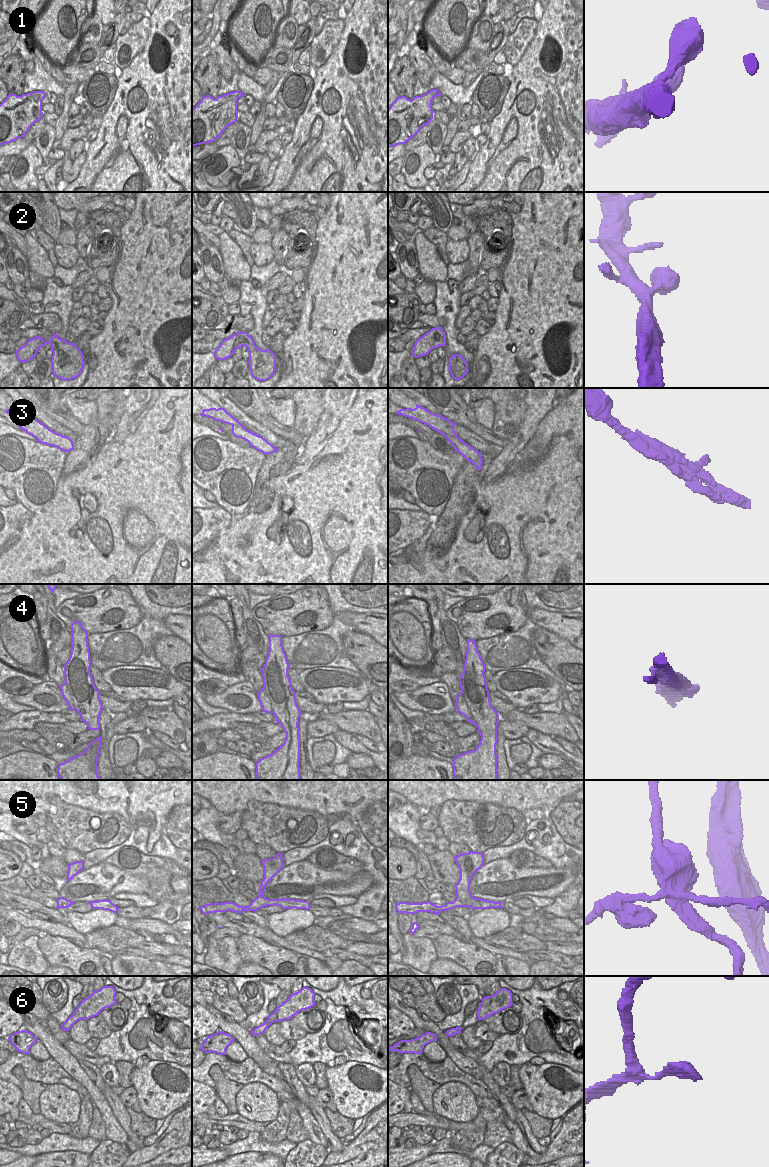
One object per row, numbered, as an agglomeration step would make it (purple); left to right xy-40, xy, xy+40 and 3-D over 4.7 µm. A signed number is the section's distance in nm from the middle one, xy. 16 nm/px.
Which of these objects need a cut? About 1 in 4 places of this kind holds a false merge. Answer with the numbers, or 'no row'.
3, 4, 5

